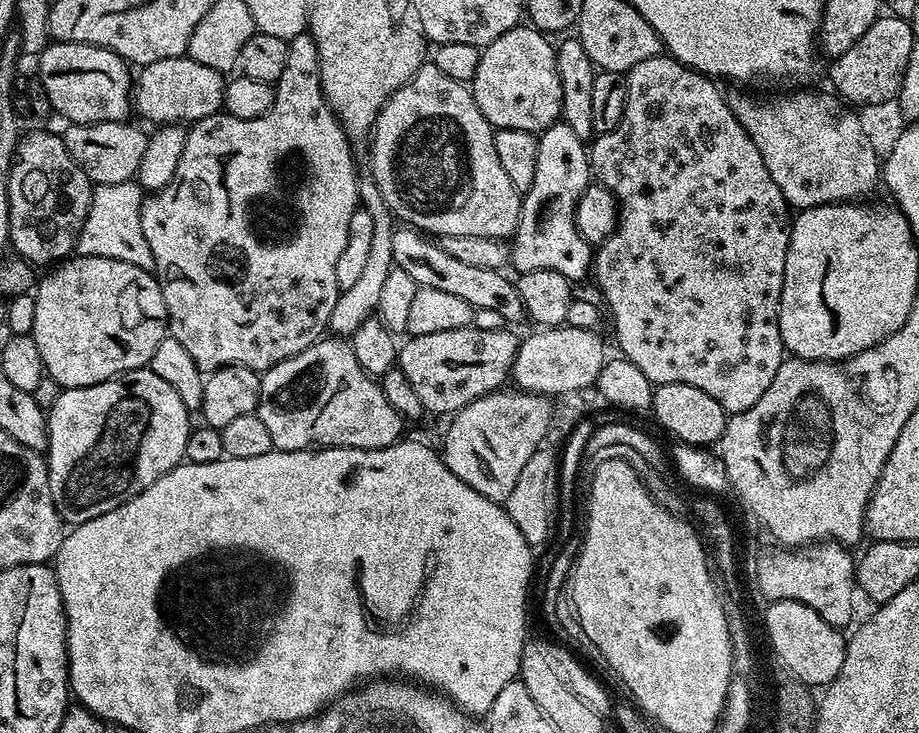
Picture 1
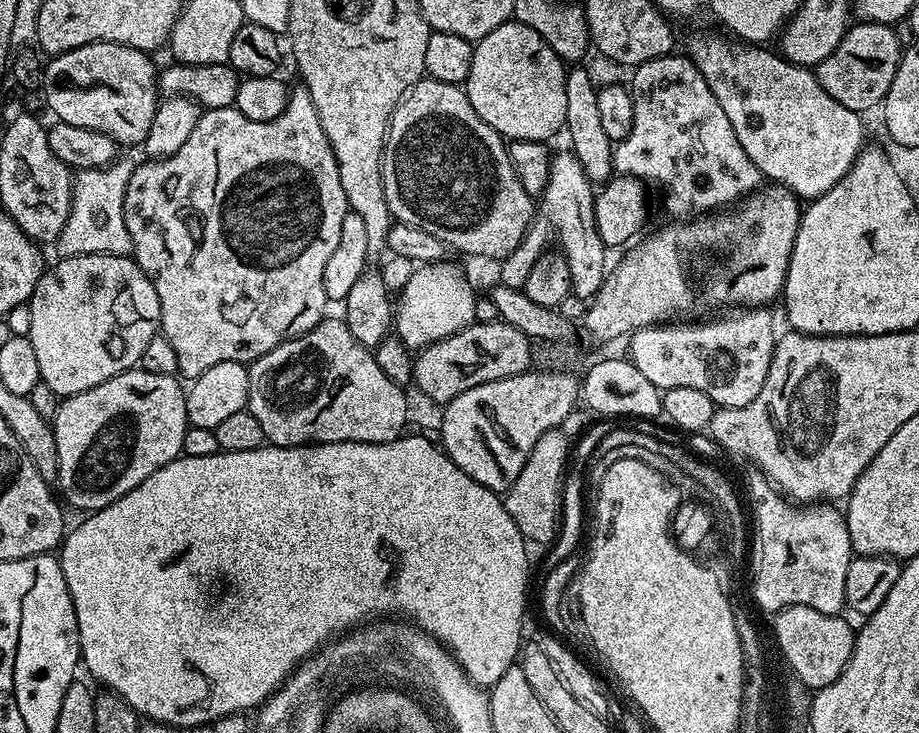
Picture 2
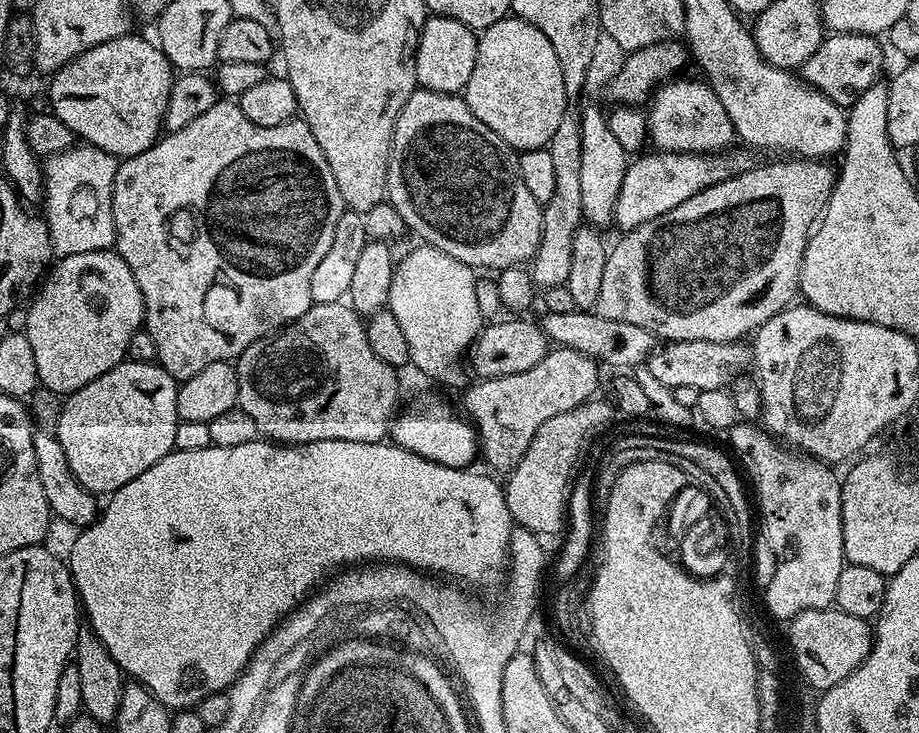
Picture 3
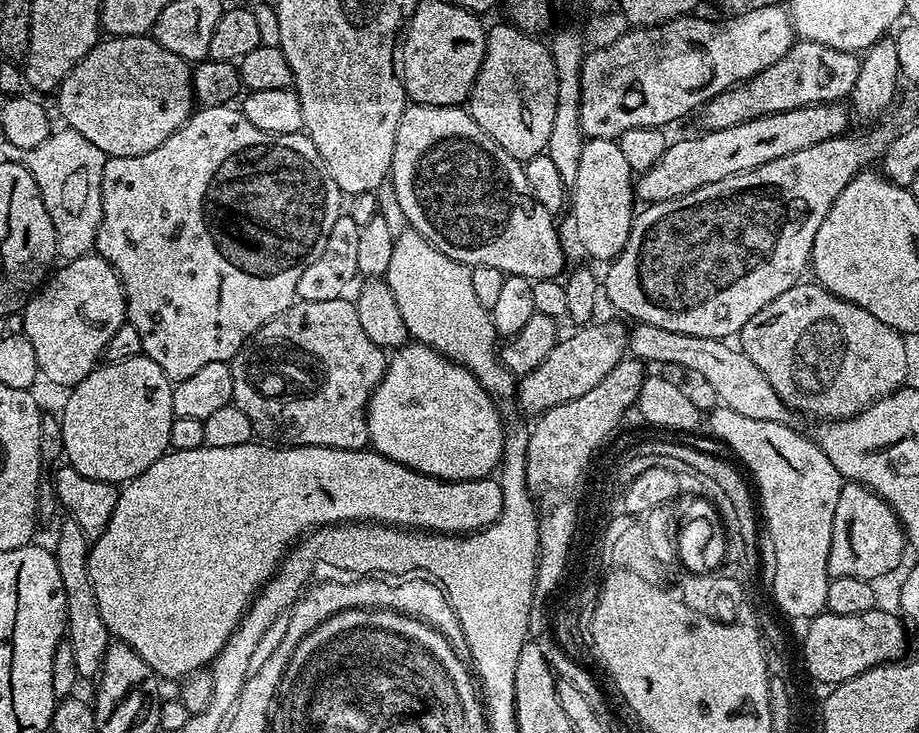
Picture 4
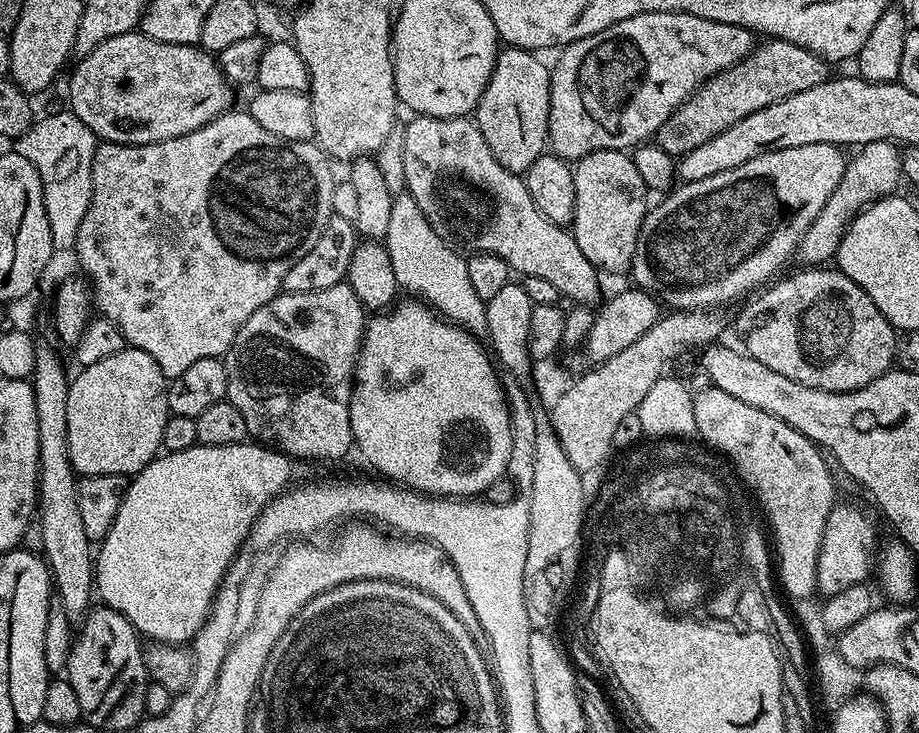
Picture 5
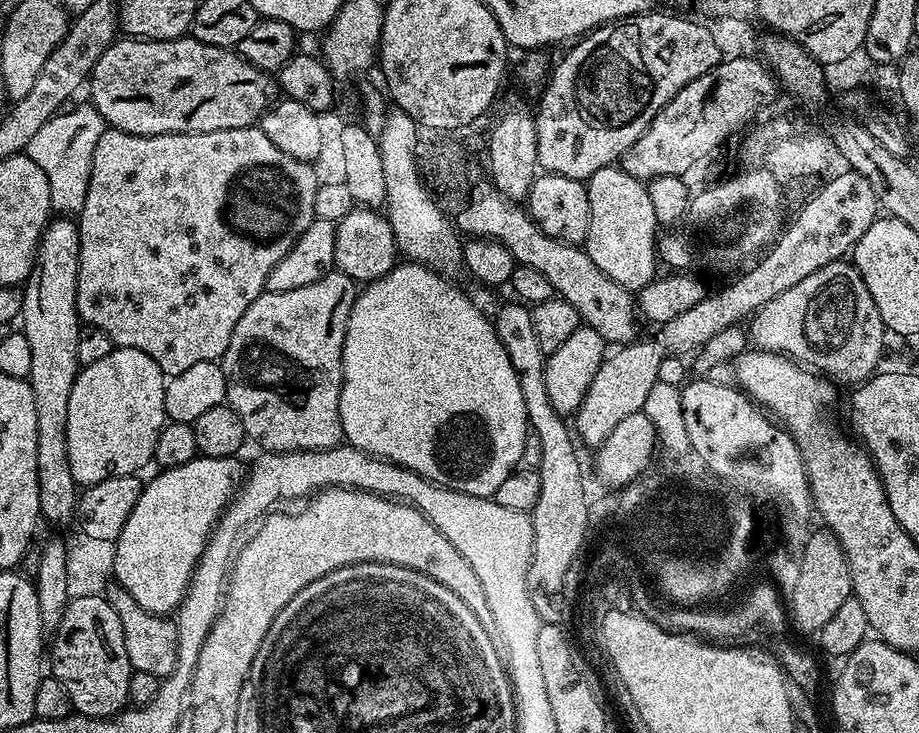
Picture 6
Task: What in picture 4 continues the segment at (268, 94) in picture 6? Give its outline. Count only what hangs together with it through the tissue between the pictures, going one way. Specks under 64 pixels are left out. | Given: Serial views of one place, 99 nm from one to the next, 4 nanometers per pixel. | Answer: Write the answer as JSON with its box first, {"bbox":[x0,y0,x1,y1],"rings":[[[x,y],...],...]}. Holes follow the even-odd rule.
{"bbox":[58,35,194,157],"rings":[[[151,35],[104,38],[101,39],[99,44],[92,47],[90,54],[86,54],[86,58],[82,58],[78,62],[78,66],[74,66],[74,70],[70,70],[68,77],[60,83],[58,89],[58,97],[60,96],[60,116],[64,119],[63,123],[67,127],[80,132],[82,138],[90,138],[90,142],[94,142],[94,146],[98,146],[98,150],[102,150],[105,157],[146,154],[150,150],[154,150],[154,146],[162,146],[162,142],[166,142],[166,138],[170,138],[170,134],[174,134],[188,121],[189,116],[192,115],[194,111],[192,74],[193,69],[190,67],[189,61],[178,58],[178,54],[170,54],[170,50],[163,48],[157,40],[152,39]]]}

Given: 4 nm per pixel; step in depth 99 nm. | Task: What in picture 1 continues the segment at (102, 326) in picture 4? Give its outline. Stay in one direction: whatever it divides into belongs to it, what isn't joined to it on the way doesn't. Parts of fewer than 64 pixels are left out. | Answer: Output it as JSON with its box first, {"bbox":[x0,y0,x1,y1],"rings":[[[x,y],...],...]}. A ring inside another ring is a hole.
{"bbox":[31,254,169,389],"rings":[[[76,254],[63,262],[57,263],[51,270],[45,272],[48,273],[41,280],[39,277],[34,288],[36,305],[34,306],[34,324],[31,336],[38,346],[38,354],[42,354],[47,379],[58,382],[61,389],[94,386],[95,384],[101,384],[103,380],[112,380],[116,376],[123,376],[126,372],[133,372],[136,368],[145,367],[150,362],[150,358],[154,358],[154,350],[158,346],[158,342],[162,342],[162,338],[169,335],[168,311],[166,310],[166,302],[162,298],[160,281],[149,269],[130,266],[130,262],[118,262],[114,258],[98,258],[97,256]]]}

